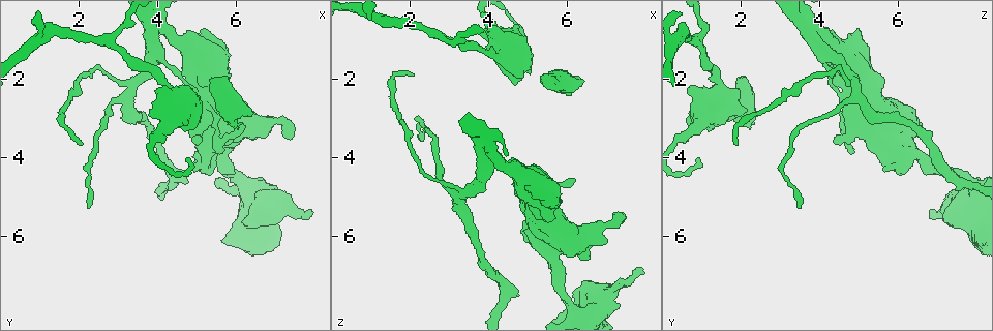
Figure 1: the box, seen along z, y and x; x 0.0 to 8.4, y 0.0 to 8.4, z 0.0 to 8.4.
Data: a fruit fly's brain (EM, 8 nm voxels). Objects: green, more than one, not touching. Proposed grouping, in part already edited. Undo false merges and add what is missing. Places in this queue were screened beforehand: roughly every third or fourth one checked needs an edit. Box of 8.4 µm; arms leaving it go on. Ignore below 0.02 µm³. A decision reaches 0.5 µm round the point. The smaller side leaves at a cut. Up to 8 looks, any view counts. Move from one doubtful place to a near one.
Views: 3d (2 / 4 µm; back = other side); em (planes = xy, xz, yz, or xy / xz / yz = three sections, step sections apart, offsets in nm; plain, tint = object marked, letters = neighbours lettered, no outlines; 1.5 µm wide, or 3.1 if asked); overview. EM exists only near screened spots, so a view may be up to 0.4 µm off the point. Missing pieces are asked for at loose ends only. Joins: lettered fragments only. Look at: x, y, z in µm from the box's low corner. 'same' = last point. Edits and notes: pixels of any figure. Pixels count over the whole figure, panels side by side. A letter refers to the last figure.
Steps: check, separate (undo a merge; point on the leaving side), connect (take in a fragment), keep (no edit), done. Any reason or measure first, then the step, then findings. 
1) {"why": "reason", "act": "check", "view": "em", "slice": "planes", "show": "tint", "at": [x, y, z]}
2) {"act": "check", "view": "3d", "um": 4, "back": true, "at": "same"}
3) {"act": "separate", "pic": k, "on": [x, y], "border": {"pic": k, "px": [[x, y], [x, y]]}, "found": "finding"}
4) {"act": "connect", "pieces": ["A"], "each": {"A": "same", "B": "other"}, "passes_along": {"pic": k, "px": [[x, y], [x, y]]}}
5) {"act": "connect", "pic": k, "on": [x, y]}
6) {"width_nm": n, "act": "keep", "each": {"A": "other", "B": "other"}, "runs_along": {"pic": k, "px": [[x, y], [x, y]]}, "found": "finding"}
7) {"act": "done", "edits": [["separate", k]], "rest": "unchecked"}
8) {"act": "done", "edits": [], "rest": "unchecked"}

{"why": "sudden change in width", "act": "check", "view": "3d", "um": 4, "at": [6.65, 3.20, 5.95]}

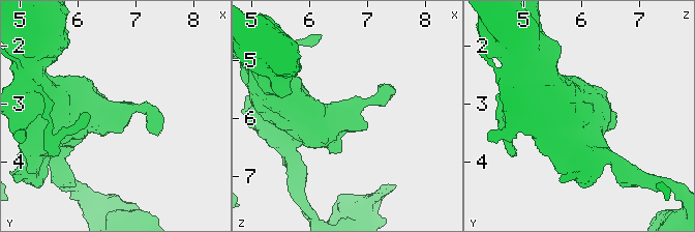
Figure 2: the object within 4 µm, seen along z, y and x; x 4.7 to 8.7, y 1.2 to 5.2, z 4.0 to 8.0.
{"arm_widths_nm": [260, 400], "act": "check", "view": "em", "slice": "planes", "show": "letters", "at": [6.70, 3.15, 5.90]}

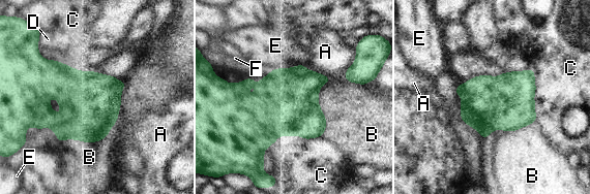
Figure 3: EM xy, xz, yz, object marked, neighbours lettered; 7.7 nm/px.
{"act": "keep", "each": {"A": "other", "B": "other", "C": "other", "D": "other", "E": "other", "F": "other"}, "border": {"pic": 3, "px": [[534, 122], [483, 138]]}, "found": "continuous, no second neuron"}

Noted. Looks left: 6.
{"why": "branch stops here", "act": "check", "view": "em", "slice": "xz", "step": 8, "show": "tint", "at": [4.80, 3.60, 4.45]}

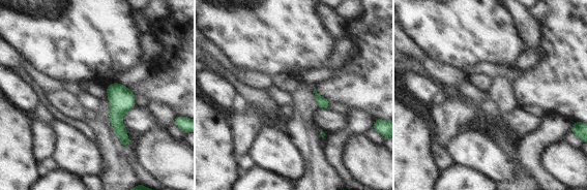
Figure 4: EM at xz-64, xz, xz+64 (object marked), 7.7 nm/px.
{"act": "check", "view": "em", "slice": "planes", "show": "tint", "at": "same"}

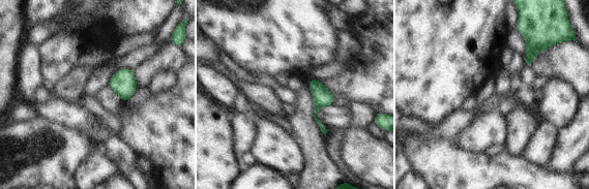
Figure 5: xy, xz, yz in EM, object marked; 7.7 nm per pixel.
{"why": "what lies round it", "act": "check", "view": "em", "slice": "planes", "show": "letters", "at": "same"}

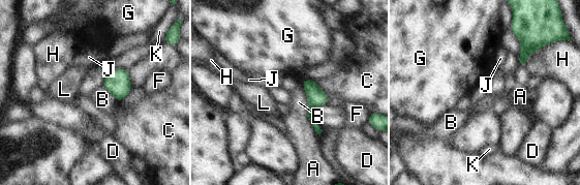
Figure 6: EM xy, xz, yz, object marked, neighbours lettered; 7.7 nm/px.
{"longest_contact_nm": ["B", 280], "act": "keep", "each": {"A": "other", "B": "other", "C": "other", "D": "other", "F": "other", "G": "other", "H": "other", "J": "other", "K": "other", "L": "other"}, "runs_along": {"pic": 6, "px": [[308, 82], [309, 117], [318, 132]]}, "found": "no lettered fragment goes on from it"}

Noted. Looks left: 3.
{"why": "tapers out", "act": "check", "view": "3d", "um": 4, "back": true, "at": [2.25, 5.30, 3.50]}

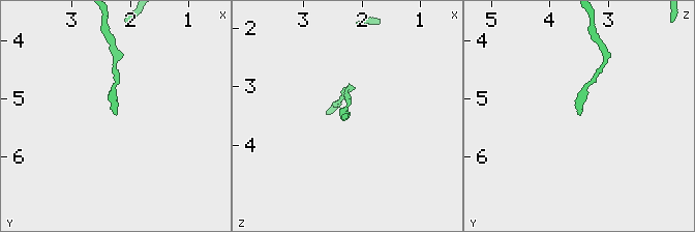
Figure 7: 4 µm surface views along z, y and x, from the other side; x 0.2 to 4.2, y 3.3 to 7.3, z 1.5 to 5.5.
{"act": "check", "view": "em", "slice": "planes", "show": "letters", "at": [2.25, 5.35, 3.50]}

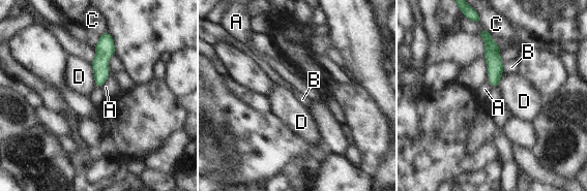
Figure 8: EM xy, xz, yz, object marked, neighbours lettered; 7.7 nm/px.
{"width_nm": 100, "act": "keep", "each": {"A": "other", "B": "other", "C": "other", "D": "other"}, "border": {"pic": 8, "px": [[503, 63], [502, 73]]}, "found": "no lettered fragment goes on from it"}

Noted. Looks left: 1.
{"act": "done", "edits": [], "rest": "unchecked"}

